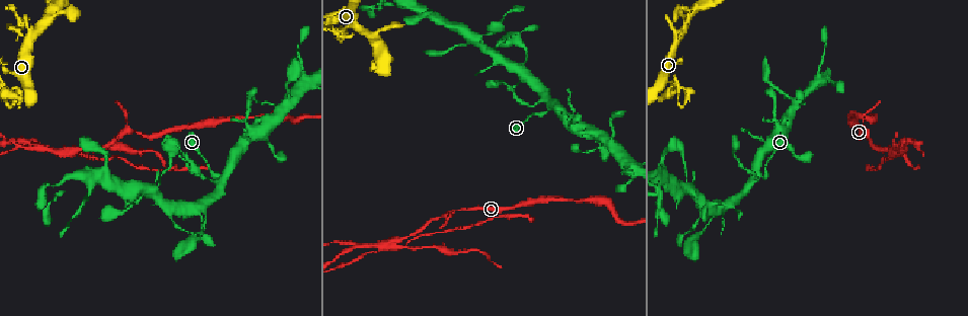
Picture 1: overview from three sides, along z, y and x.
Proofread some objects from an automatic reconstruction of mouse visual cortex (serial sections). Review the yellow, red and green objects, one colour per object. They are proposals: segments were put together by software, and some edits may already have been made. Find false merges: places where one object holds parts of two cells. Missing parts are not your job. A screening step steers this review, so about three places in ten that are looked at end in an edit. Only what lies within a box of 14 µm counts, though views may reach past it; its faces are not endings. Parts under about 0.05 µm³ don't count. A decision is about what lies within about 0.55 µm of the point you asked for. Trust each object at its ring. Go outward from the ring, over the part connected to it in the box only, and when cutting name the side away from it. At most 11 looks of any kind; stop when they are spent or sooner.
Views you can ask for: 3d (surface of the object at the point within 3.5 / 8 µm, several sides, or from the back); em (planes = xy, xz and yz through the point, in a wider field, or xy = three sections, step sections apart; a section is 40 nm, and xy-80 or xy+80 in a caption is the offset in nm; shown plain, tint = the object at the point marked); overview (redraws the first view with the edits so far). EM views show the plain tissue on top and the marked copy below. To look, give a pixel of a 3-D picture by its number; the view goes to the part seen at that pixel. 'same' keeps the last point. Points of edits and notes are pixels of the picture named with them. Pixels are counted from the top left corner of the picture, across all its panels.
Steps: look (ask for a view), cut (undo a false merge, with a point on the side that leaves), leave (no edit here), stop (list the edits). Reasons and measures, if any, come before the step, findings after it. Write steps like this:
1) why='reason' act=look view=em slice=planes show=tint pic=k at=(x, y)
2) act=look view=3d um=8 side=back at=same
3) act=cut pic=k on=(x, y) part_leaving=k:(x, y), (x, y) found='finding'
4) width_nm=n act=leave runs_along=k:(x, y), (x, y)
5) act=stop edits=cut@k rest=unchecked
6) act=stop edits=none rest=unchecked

why='four arms meet' act=look view=3d um=8 pic=1 at=(225, 177)

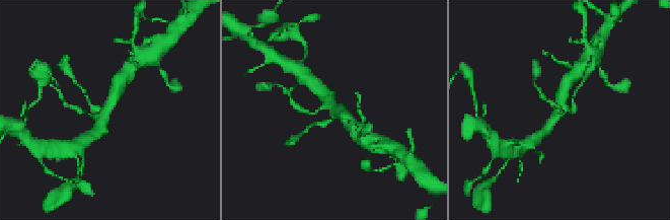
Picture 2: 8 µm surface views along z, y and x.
arms=4 arm_widths_nm=150,200,350,400 why='shape alone is not enough' act=look view=em slice=xy step=5 show=tint pic=2 at=(106, 109)

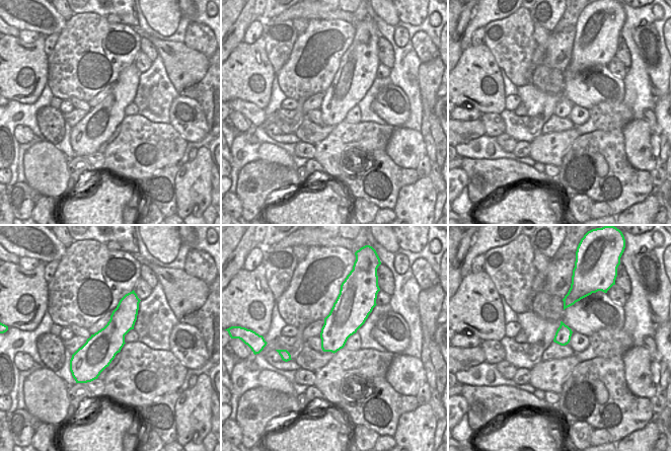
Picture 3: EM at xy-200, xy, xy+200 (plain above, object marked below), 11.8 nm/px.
width_nm=400 act=leave runs_along=2:(573, 102), (544, 132) found='all the same cell'

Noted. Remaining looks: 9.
act=look view=3d um=8 pic=1 at=(71, 154)

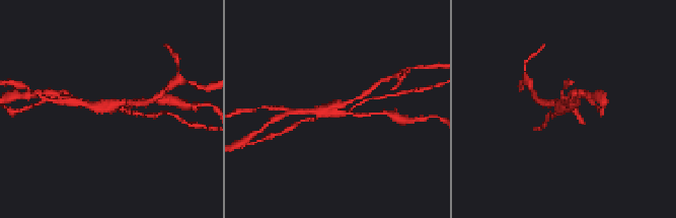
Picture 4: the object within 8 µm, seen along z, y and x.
act=look view=3d um=3.5 pic=4 at=(111, 108)

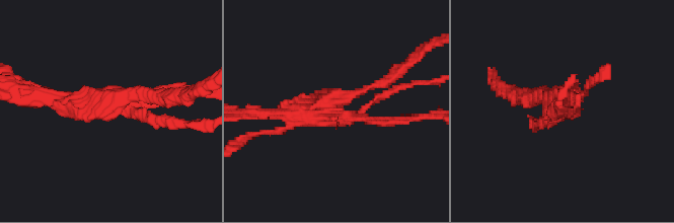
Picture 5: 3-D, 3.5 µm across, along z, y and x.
arms=4 arm_widths_nm=150,150,150,300 why='need the tissue' act=look view=em slice=xy step=5 show=tint pic=5 at=(105, 106)

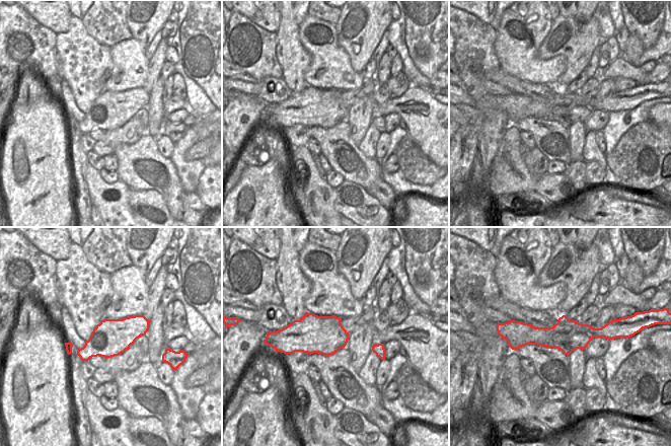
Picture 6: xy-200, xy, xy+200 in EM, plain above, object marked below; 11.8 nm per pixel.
width_nm=460 act=cut pic=5 on=(602, 74) border=6:(514, 342), (535, 344) found='two cells meet here'

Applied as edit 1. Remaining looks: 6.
act=look view=overview

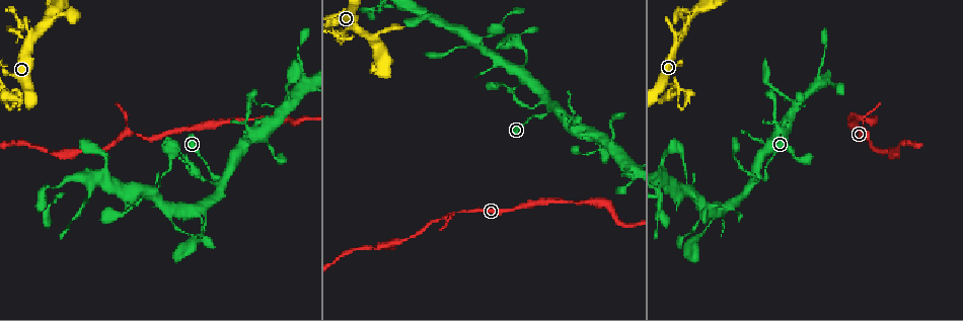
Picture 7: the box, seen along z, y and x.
why='sudden change in width' act=look view=3d um=3.5 pic=7 at=(497, 47)

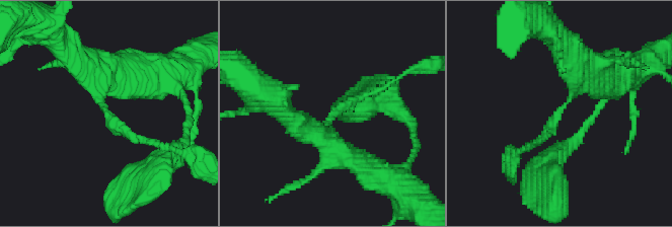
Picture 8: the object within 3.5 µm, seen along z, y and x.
arm_widths_nm=150,400 why='need the tissue' act=look view=em slice=xy step=1 show=tint pic=8 at=(330, 115)

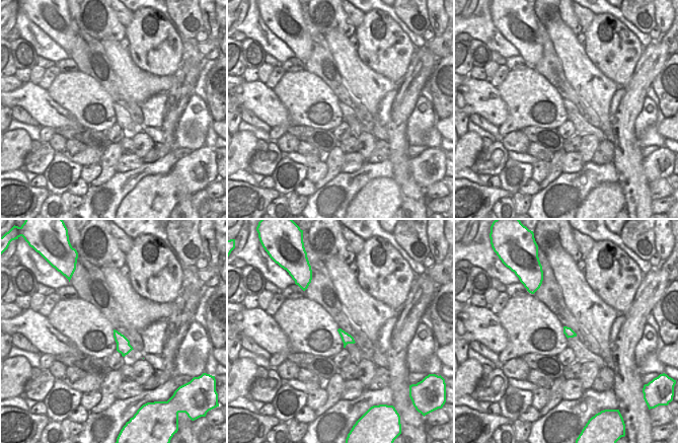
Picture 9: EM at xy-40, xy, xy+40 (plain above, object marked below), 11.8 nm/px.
act=leave runs_along=8:(601, 69), (591, 66), (536, 144) found='one cell here'

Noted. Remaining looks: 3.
why='sudden change in width' act=look view=3d um=3.5 pic=7 at=(365, 10)

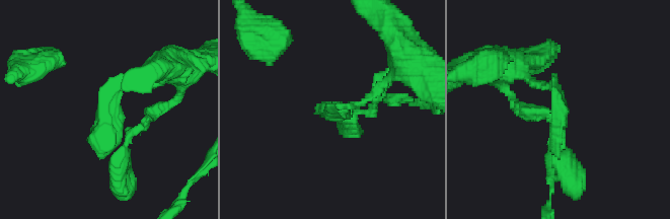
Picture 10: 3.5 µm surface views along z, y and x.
why='now the EM' act=look view=em slice=xy step=2 show=tint pic=10 at=(562, 119)

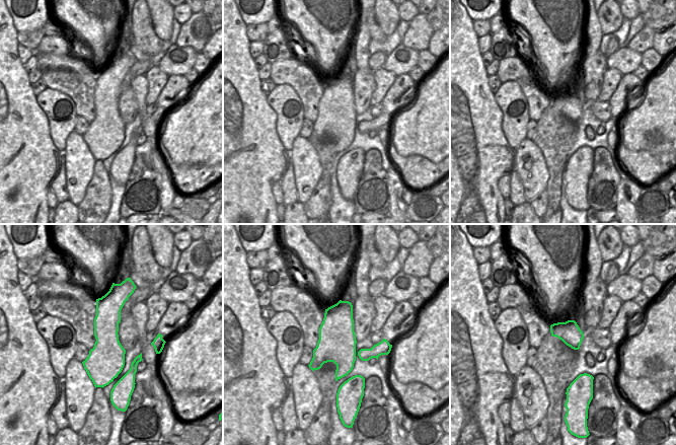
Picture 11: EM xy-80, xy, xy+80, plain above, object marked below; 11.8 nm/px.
width_nm=440 act=leave runs_along=10:(142, 85), (123, 82), (104, 107), (120, 175) found='one cell here'

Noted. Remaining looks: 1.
act=stop edits=cut@5 rest=unchecked

